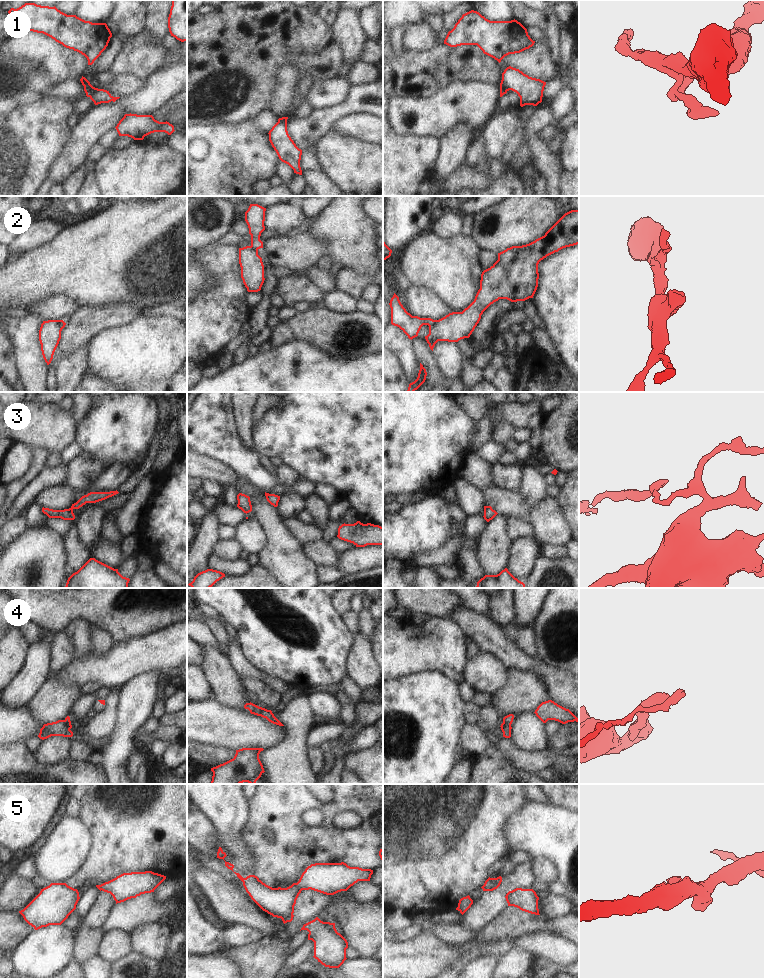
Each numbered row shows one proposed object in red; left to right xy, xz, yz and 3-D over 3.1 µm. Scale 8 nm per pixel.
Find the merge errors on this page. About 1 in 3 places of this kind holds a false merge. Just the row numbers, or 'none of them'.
1, 2, 4

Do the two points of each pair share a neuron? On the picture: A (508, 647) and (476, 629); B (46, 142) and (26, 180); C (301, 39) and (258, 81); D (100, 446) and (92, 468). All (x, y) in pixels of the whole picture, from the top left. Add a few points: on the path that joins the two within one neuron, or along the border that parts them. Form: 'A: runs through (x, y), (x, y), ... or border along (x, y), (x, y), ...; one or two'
A: runs through (500, 646), (484, 632); one
B: runs through (37, 151), (28, 160), (27, 171); one
C: runs through (290, 46), (266, 70); one
D: border along (82, 451), (98, 459), (106, 467); two

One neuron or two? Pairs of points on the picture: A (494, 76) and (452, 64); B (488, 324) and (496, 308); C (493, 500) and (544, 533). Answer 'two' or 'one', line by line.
A: one
B: one
C: one

